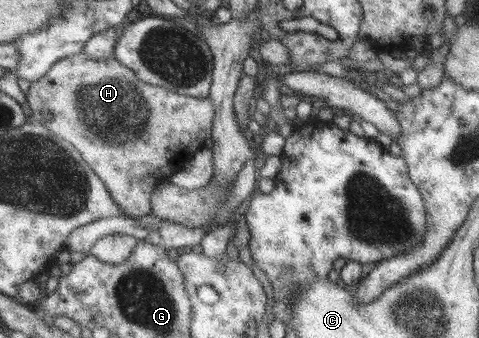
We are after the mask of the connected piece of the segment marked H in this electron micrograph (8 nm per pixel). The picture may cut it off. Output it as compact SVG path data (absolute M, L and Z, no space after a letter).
M82 51L56 61L41 77L37 78L37 81L32 81L26 92L26 103L31 110L29 120L39 122L53 135L57 135L70 143L80 153L82 160L89 166L89 169L101 179L105 189L109 192L111 201L121 209L122 215L133 219L141 218L151 211L150 196L154 186L169 179L175 171L183 169L192 159L192 155L208 144L215 115L209 97L187 97L180 93L173 93L161 87L146 84L144 81L139 81L128 67L121 65L112 55L105 59L89 59Z

